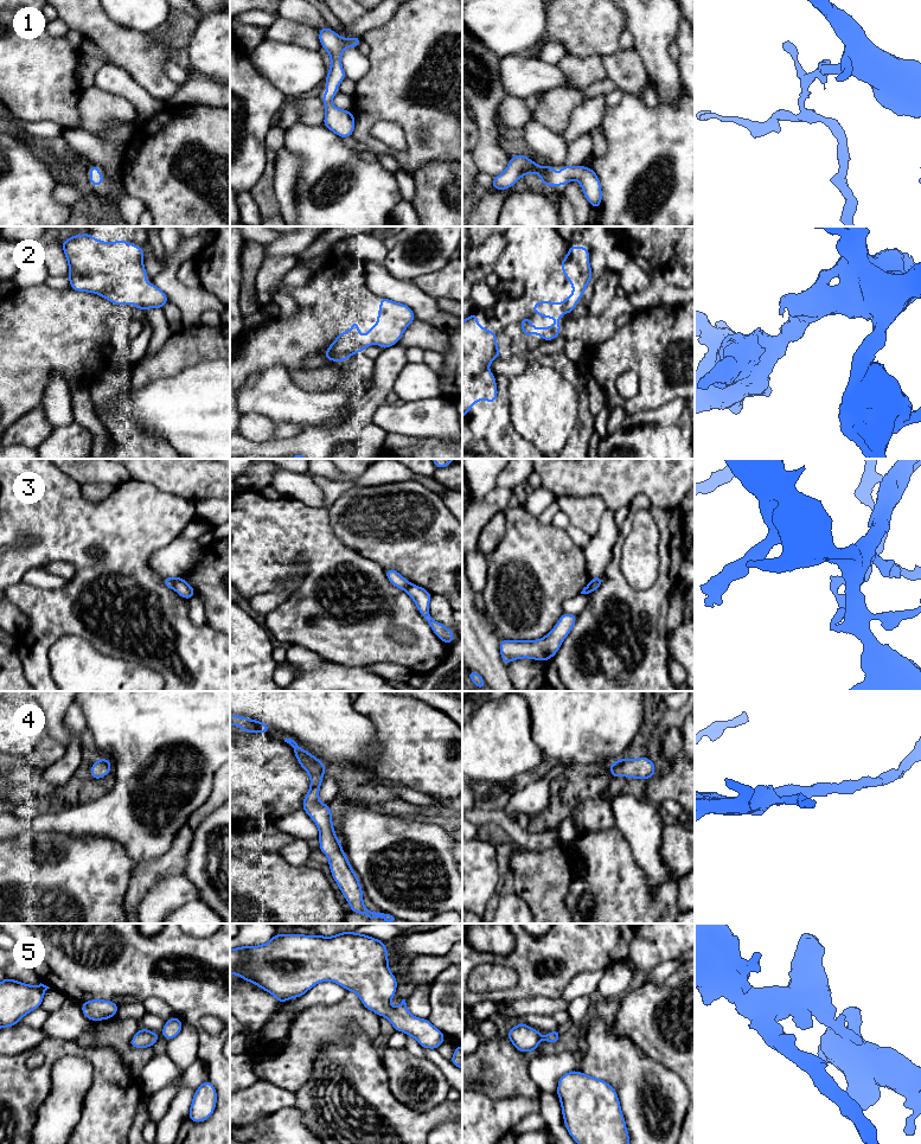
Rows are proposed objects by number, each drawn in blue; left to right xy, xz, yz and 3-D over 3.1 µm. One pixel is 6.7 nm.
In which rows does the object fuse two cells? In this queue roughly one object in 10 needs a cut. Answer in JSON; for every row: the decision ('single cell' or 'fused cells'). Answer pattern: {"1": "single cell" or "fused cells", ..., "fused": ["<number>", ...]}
{"1": "single cell", "2": "single cell", "3": "fused cells", "4": "single cell", "5": "single cell", "fused": ["3"]}

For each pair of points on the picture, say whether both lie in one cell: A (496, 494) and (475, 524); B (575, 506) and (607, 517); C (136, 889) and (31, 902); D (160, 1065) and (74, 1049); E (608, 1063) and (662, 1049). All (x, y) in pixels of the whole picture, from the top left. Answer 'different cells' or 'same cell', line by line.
A: same cell
B: different cells
C: different cells
D: different cells
E: different cells

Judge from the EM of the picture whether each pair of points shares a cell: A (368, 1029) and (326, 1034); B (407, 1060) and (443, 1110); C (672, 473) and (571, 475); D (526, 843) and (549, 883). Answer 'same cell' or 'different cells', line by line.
A: same cell
B: different cells
C: same cell
D: different cells

